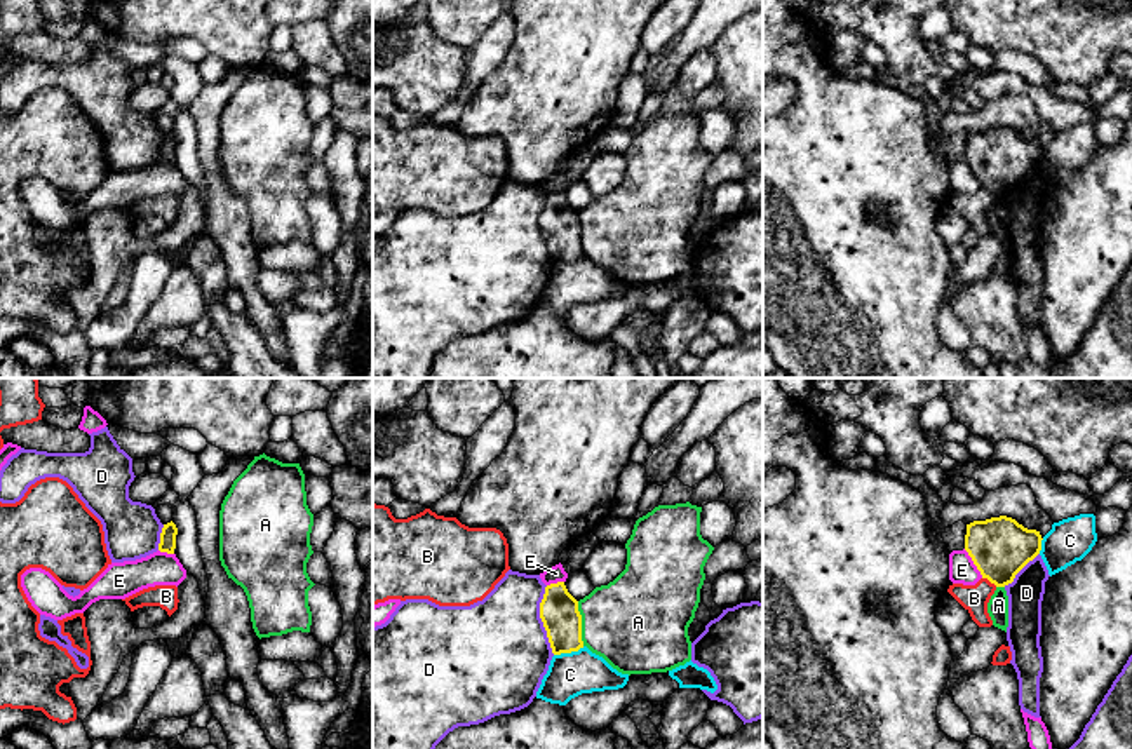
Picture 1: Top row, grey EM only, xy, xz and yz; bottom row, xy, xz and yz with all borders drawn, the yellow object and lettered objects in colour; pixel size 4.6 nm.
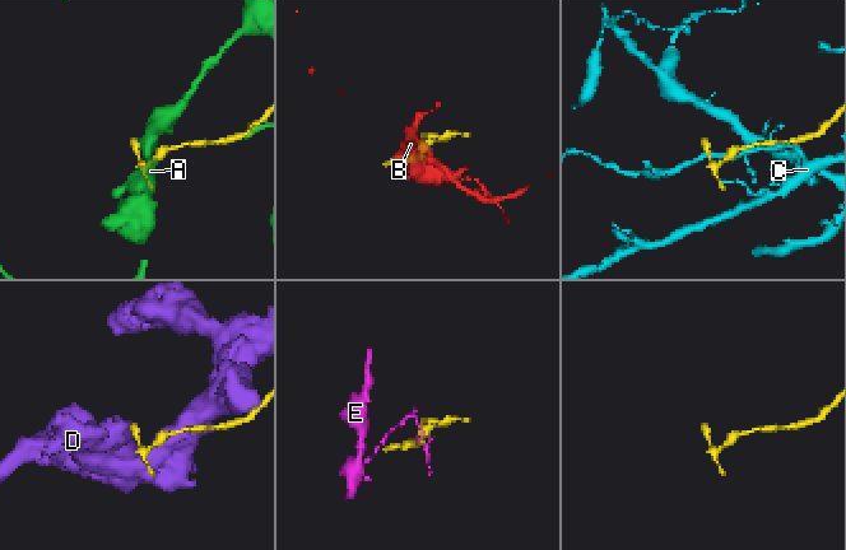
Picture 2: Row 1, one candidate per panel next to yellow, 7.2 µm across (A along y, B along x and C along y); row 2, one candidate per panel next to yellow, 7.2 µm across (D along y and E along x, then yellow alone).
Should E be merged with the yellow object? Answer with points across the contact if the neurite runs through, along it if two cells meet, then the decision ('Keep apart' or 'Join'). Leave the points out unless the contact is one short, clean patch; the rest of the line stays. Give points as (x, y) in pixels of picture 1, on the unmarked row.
Boundary: yz (963, 159), (983, 187). Keep apart

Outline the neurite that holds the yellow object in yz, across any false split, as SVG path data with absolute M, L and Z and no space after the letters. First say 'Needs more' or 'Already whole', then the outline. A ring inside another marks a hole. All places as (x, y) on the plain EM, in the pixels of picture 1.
Already whole. M1000 125L967 134L965 160L982 188L1005 197L1040 164L1041 150L1040 141Z

